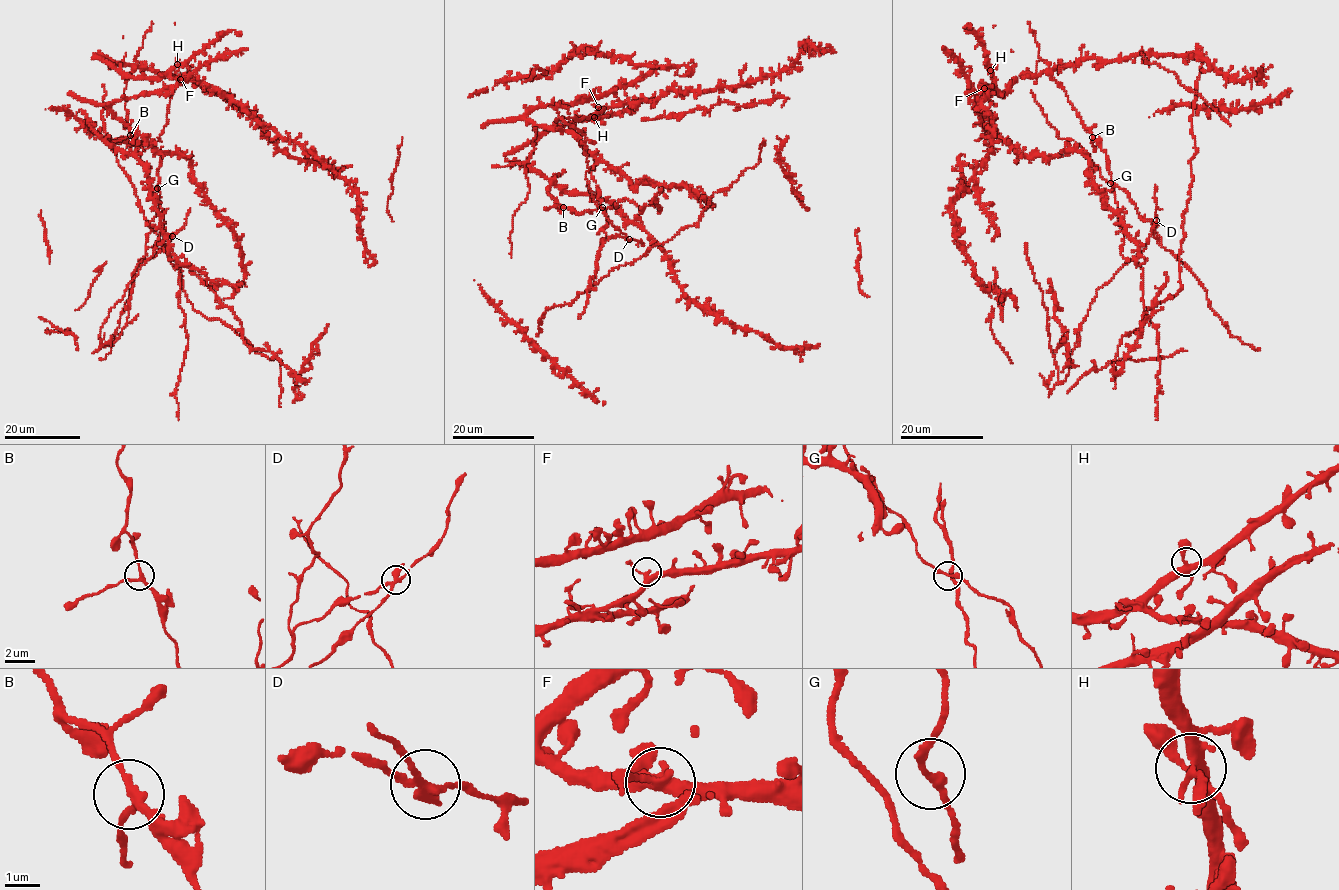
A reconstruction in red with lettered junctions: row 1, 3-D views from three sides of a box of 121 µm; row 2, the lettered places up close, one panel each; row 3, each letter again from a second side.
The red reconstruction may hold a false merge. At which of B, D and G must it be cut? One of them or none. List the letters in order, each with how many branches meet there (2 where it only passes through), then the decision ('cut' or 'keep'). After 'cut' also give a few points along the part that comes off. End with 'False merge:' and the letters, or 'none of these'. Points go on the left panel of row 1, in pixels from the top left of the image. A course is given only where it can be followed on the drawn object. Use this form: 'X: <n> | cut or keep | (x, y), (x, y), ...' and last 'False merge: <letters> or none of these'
B: 3 | keep
D: 4 | cut
G: 3 | keep
False merge: D

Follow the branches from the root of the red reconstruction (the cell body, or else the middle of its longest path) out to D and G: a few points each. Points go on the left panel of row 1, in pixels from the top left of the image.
D: (136, 144), (147, 184), (153, 191), (157, 189), (161, 197), (145, 249), (172, 236)
G: (136, 144), (147, 173), (147, 184), (153, 191), (157, 188)

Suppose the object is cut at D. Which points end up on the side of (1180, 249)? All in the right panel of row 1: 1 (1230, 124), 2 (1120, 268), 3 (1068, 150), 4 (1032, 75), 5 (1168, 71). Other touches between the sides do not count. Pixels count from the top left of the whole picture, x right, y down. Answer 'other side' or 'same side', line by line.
1: same side
2: other side
3: other side
4: other side
5: same side

